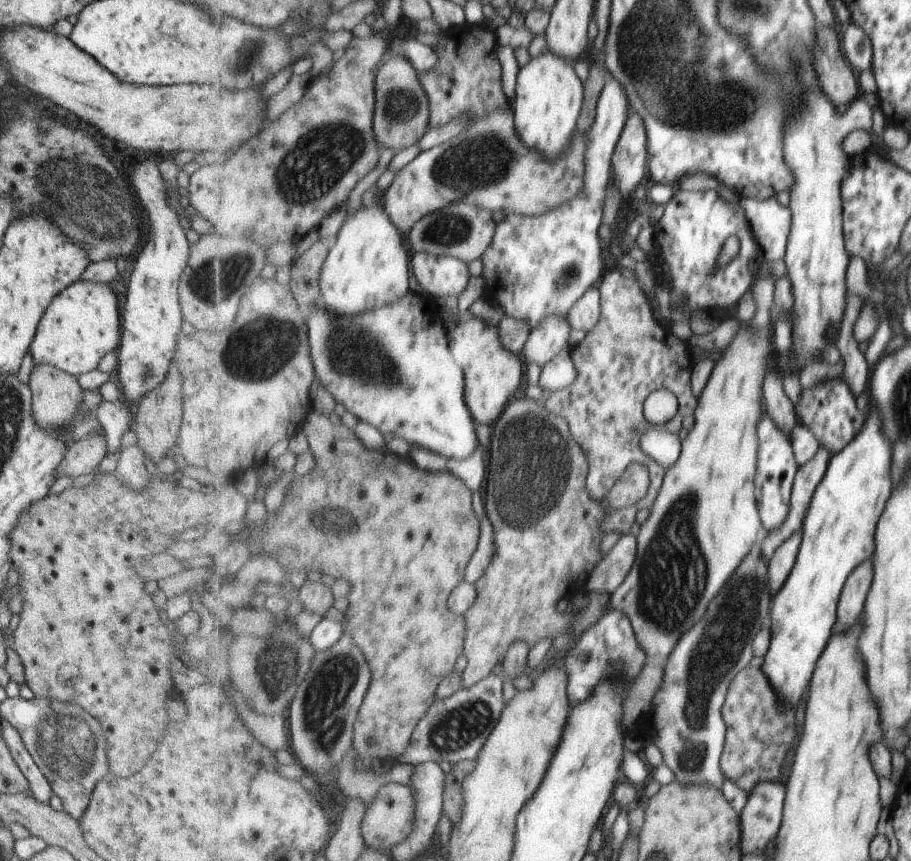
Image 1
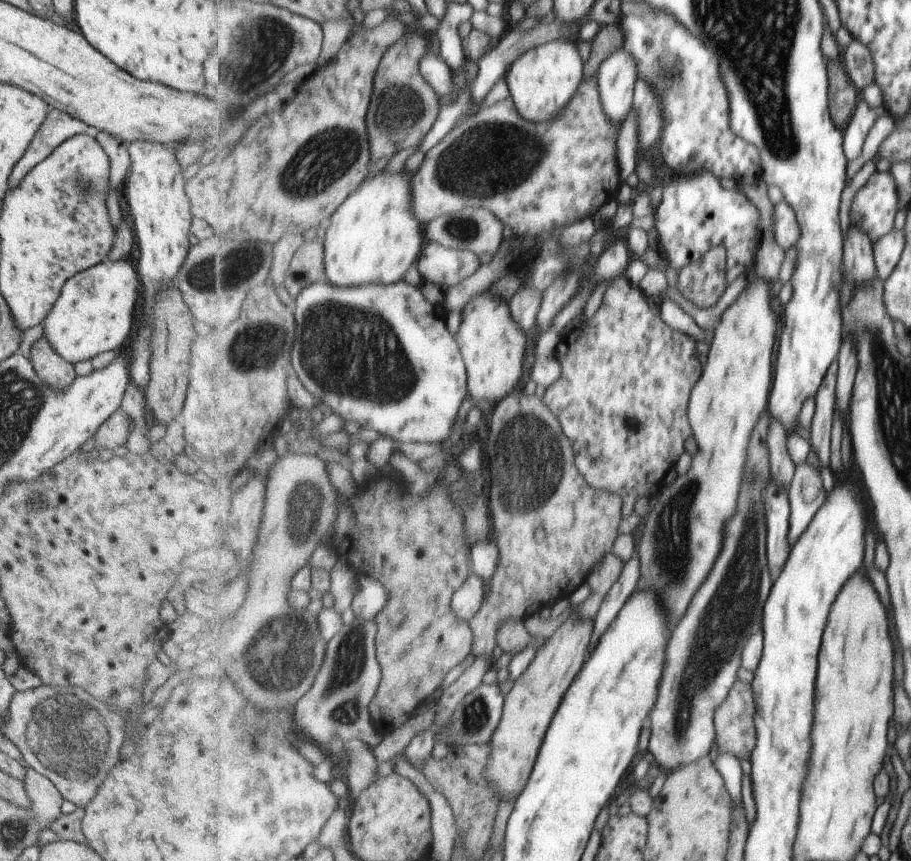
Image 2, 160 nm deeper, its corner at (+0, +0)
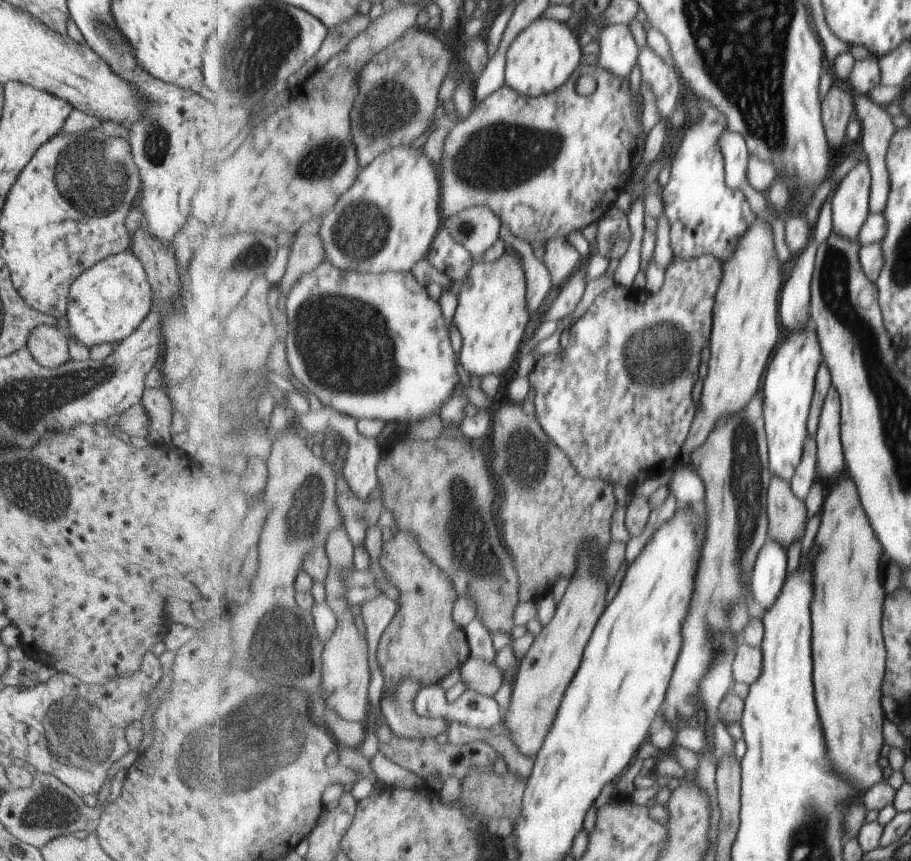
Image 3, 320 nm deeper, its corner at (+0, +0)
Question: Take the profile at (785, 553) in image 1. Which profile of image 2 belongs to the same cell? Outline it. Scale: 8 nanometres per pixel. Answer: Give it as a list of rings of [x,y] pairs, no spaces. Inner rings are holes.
[[[807,463],[797,466],[788,494],[792,503],[791,530],[788,537],[790,543],[795,544],[826,501],[825,486],[819,470]]]

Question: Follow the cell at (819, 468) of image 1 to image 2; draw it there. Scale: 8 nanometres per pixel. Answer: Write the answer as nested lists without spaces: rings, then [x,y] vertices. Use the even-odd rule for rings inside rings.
[[[831,366],[815,396],[815,410],[811,423],[810,438],[812,448],[819,458],[819,466],[828,467],[831,460],[831,430],[835,424],[836,412],[836,386],[838,372],[835,366]]]

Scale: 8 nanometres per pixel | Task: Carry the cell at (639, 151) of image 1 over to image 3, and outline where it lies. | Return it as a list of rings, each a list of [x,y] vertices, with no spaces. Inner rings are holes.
[[[648,45],[640,50],[638,66],[642,80],[649,82],[657,95],[662,119],[668,120],[675,110],[677,98],[683,96],[683,84],[678,70]]]

